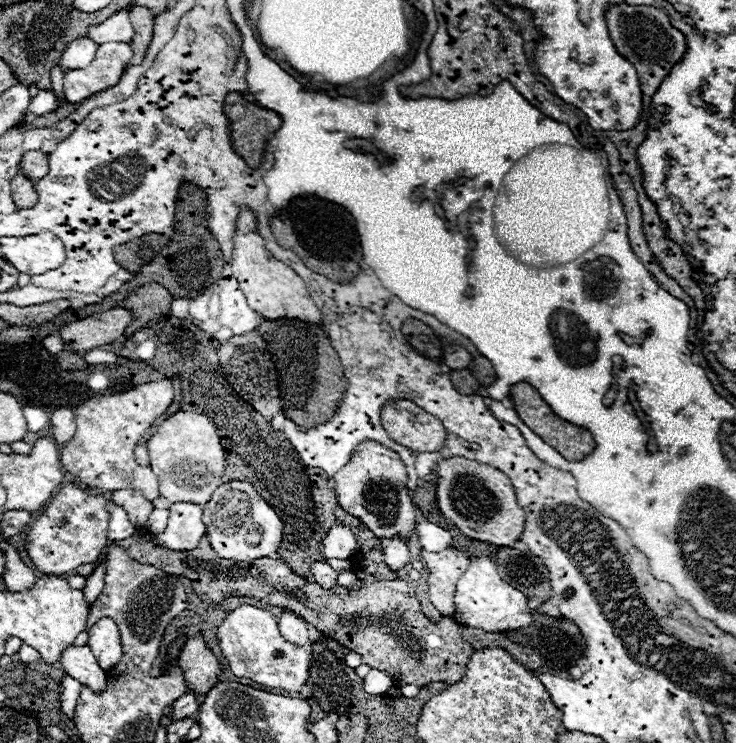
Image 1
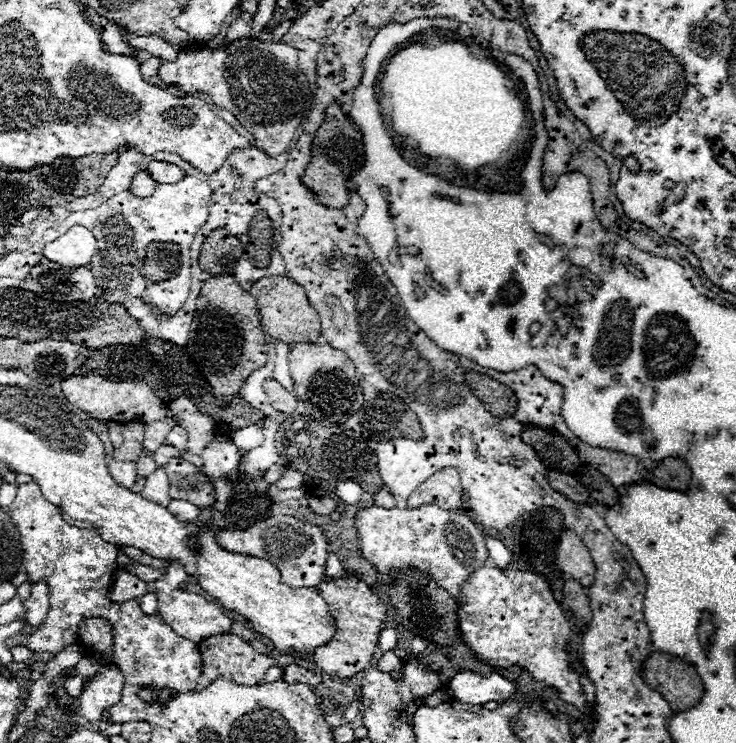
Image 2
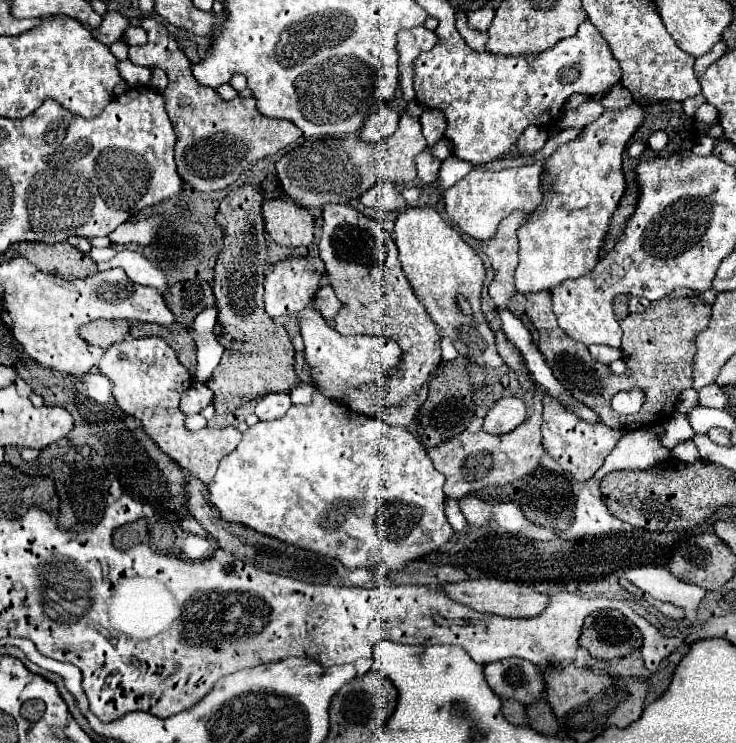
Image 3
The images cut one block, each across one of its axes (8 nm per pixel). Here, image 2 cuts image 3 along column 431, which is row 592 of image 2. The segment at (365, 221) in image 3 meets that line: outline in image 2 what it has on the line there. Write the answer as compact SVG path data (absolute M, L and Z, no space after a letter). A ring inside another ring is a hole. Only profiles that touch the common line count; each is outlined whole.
M346 574L338 580L322 578L322 582L316 588L320 590L320 596L324 598L324 602L328 602L328 606L336 606L340 614L336 620L336 634L332 642L326 642L324 646L318 646L316 650L312 650L308 654L308 660L314 662L320 670L324 670L330 676L350 678L360 670L364 670L364 666L370 662L374 654L374 646L378 644L380 630L384 630L384 626L390 620L388 608L366 582L362 582L352 574Z

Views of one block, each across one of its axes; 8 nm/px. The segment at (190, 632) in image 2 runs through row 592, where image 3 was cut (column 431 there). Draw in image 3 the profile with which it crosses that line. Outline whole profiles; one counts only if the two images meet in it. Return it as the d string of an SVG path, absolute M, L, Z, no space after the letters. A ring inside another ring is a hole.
M428 148L416 156L414 164L416 164L416 170L418 170L418 180L423 185L431 188L440 188L436 184L436 181L438 179L438 170L440 170L440 164L442 164L442 162L440 162L438 158L434 158Z

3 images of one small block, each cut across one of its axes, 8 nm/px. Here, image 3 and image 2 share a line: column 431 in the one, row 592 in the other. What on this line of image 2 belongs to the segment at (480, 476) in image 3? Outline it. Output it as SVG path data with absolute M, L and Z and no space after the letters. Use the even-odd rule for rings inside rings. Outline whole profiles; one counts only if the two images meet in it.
M436 504L390 510L378 506L360 508L356 514L356 530L360 552L376 566L376 580L380 584L392 584L392 574L398 570L416 568L456 598L460 584L488 560L484 534L474 520L456 510L442 510Z

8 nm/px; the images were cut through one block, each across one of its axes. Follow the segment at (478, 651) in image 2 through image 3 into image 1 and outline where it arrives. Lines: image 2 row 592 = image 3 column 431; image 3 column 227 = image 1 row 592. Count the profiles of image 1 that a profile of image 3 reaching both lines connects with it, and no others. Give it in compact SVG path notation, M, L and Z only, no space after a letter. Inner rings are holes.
M490 556L472 558L470 568L458 580L454 600L458 606L458 612L454 618L458 624L464 624L464 626L482 628L486 632L506 632L506 630L528 626L532 622L530 608L526 604L524 594L514 590L500 578L500 574L496 572L496 564L490 560Z

